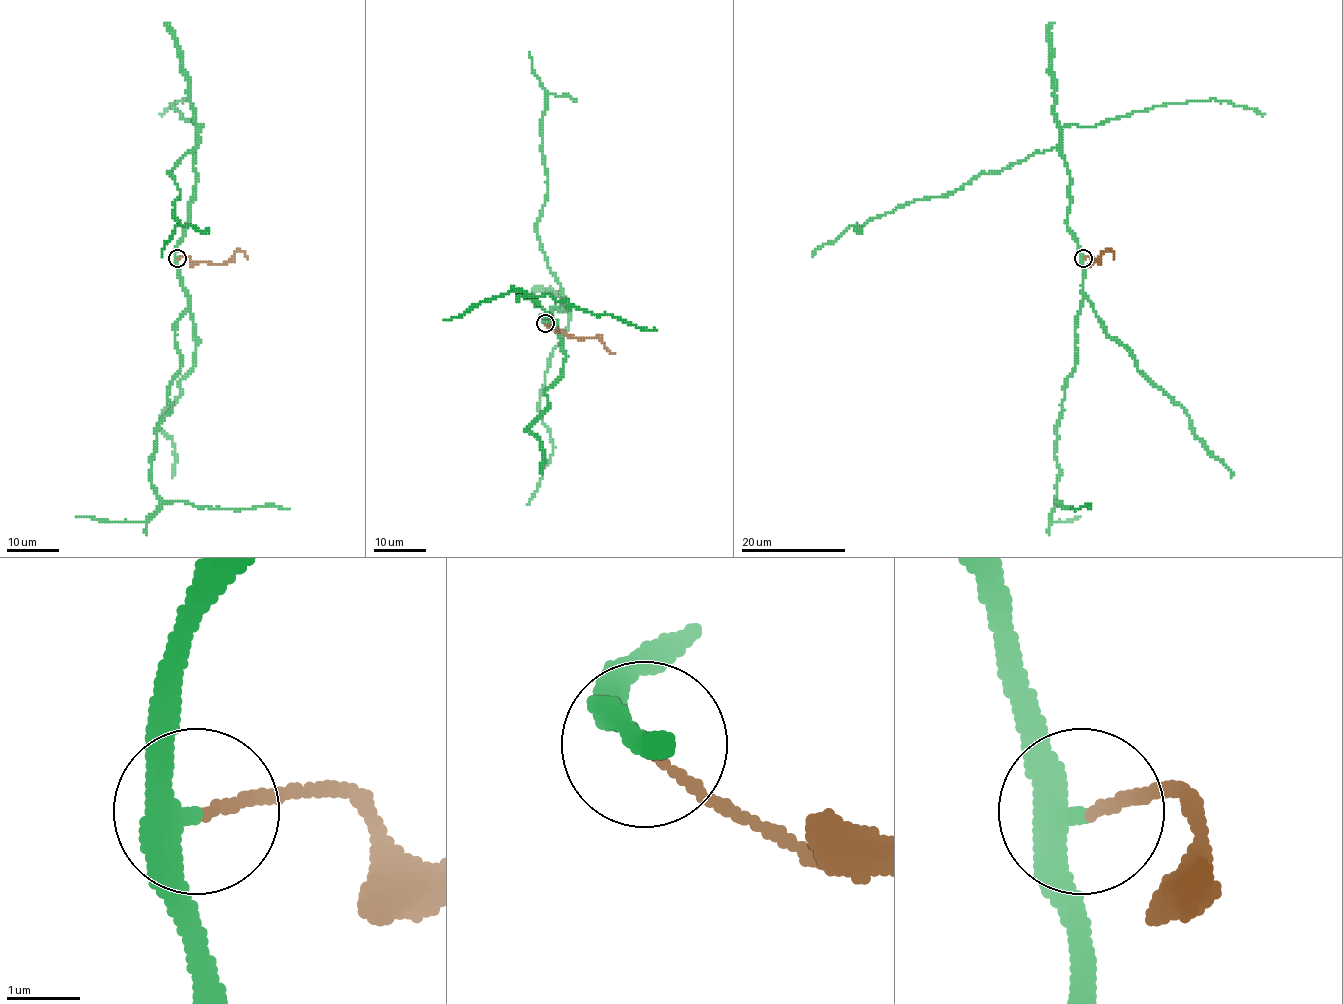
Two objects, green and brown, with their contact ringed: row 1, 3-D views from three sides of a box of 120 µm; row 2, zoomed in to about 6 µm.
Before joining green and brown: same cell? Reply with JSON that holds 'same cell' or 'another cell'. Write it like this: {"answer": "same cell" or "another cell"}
{"answer": "another cell"}

